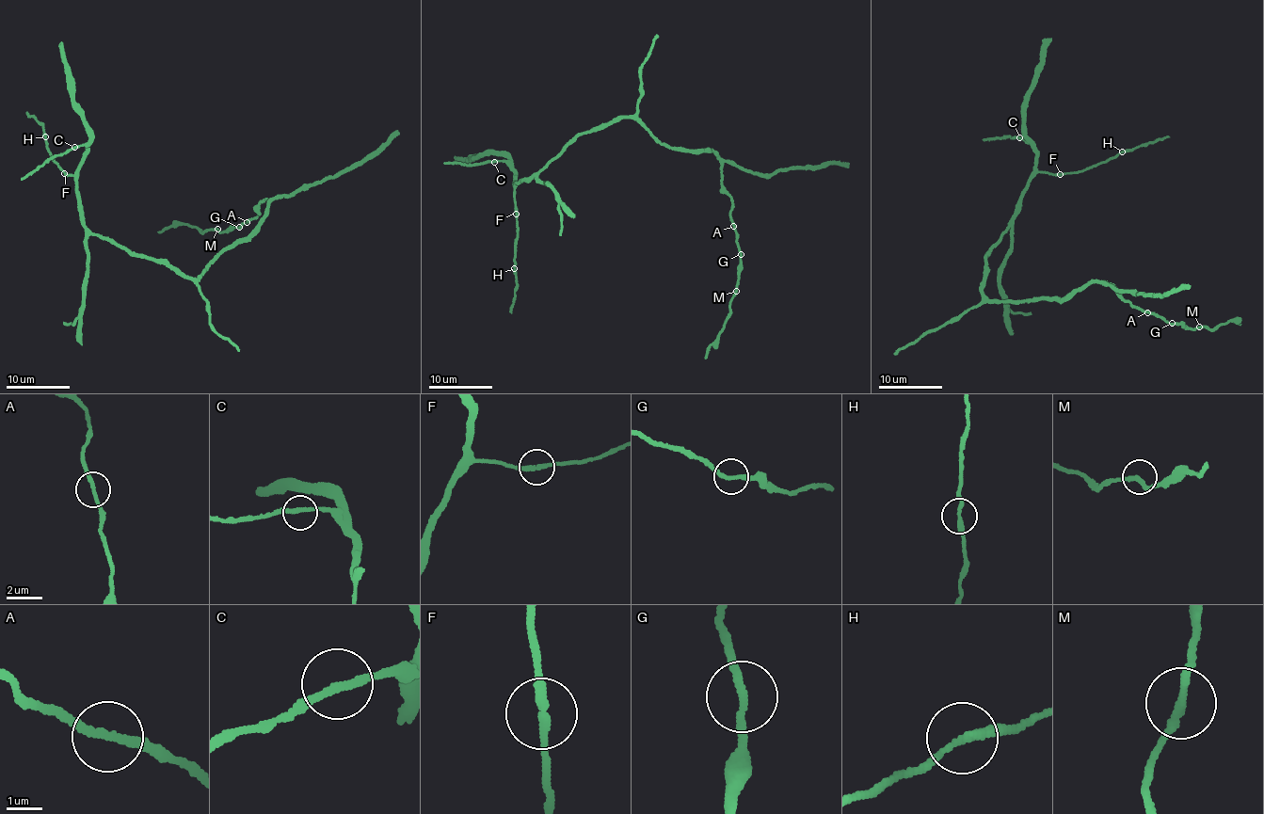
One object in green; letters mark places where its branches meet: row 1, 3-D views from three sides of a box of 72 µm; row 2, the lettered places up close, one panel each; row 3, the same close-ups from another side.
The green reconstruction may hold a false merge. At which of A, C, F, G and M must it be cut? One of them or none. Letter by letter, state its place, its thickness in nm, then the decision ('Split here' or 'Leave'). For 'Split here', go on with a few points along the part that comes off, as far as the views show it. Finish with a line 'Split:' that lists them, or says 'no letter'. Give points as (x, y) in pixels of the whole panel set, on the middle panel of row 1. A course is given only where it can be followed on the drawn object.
A: Place: (733, 226). Thickness 220 nm. Leave
C: Place: (494, 162). Thickness 220 nm. Leave
F: Place: (516, 214). Thickness 240 nm. Leave
G: Place: (741, 254). Thickness 200 nm. Leave
M: Place: (736, 291). Thickness 220 nm. Leave
Split: no letter

